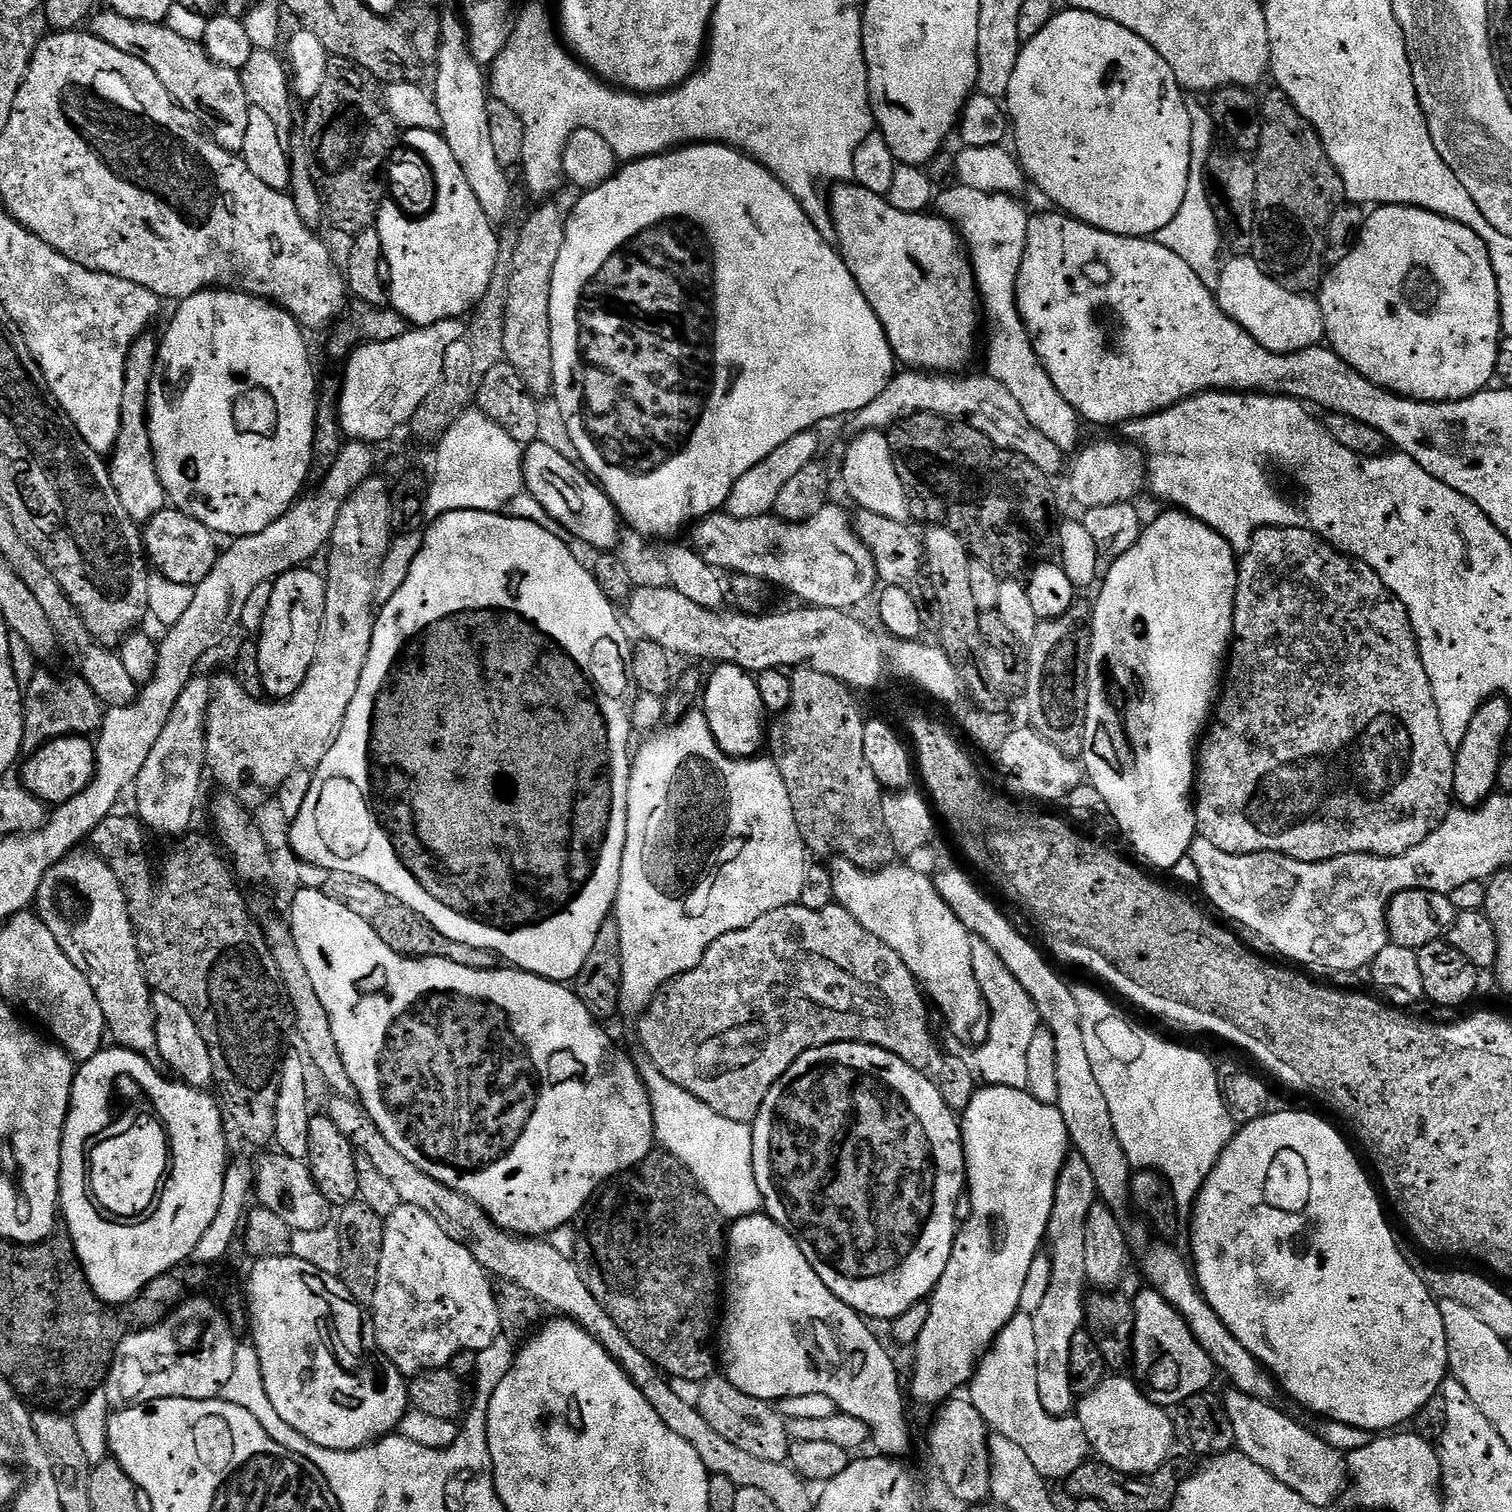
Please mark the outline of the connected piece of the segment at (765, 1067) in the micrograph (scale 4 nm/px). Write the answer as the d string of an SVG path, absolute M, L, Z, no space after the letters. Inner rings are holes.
M835 902L822 910L806 910L799 903L782 906L778 910L770 910L770 914L762 914L762 918L758 918L758 922L754 922L742 930L722 934L722 938L718 938L718 942L714 942L710 946L710 950L706 950L702 962L698 962L698 966L694 966L694 970L674 978L660 989L660 992L650 1001L639 1017L641 1020L636 1032L644 1039L645 1052L643 1053L647 1059L658 1066L658 1070L662 1074L666 1074L666 1078L670 1078L670 1082L674 1082L676 1088L694 1094L694 1098L706 1102L706 1106L710 1106L710 1110L714 1110L714 1114L722 1114L724 1120L751 1125L755 1121L756 1115L762 1110L762 1102L766 1102L766 1094L770 1094L774 1082L778 1082L778 1078L782 1078L782 1074L786 1074L786 1070L790 1070L790 1066L794 1066L794 1062L798 1062L798 1058L802 1058L802 1054L827 1044L853 1042L872 1044L875 1048L881 1048L902 1058L902 1062L906 1062L910 1066L928 1070L932 1064L932 1028L928 1025L928 1008L930 1009L930 1004L925 993L916 983L916 978L910 974L906 962L902 962L897 949L886 946L886 942L874 938L874 934L870 934L870 930L866 930L851 914Z

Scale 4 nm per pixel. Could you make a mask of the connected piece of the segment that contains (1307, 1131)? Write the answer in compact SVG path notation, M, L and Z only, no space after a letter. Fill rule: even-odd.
M1269 1111L1267 1114L1259 1116L1254 1122L1243 1125L1233 1136L1232 1141L1226 1146L1226 1150L1218 1158L1218 1162L1214 1166L1214 1170L1210 1174L1210 1178L1206 1178L1206 1182L1202 1186L1200 1196L1194 1205L1192 1216L1192 1256L1194 1261L1194 1277L1196 1283L1199 1284L1204 1299L1208 1305L1218 1314L1218 1318L1222 1318L1222 1322L1228 1327L1229 1332L1233 1332L1238 1338L1238 1342L1242 1342L1242 1346L1246 1346L1246 1350L1250 1350L1250 1354L1254 1354L1254 1358L1260 1361L1269 1373L1278 1381L1279 1387L1284 1388L1301 1404L1304 1408L1309 1408L1312 1412L1317 1412L1320 1418L1329 1420L1337 1420L1340 1423L1346 1423L1348 1426L1361 1427L1364 1430L1372 1431L1377 1434L1387 1433L1389 1430L1396 1430L1399 1424L1406 1425L1412 1422L1422 1406L1426 1402L1430 1402L1430 1398L1443 1389L1446 1377L1449 1375L1448 1366L1448 1343L1446 1342L1446 1326L1442 1326L1442 1314L1440 1313L1440 1305L1437 1297L1432 1295L1431 1288L1424 1283L1423 1275L1412 1269L1412 1264L1406 1257L1400 1253L1400 1244L1396 1241L1396 1236L1392 1233L1392 1228L1388 1225L1388 1220L1384 1217L1384 1208L1380 1205L1380 1200L1376 1197L1376 1192L1372 1189L1372 1184L1368 1181L1368 1176L1364 1173L1362 1165L1356 1161L1356 1156L1352 1153L1352 1148L1323 1120L1320 1116L1311 1116L1308 1112L1275 1112Z

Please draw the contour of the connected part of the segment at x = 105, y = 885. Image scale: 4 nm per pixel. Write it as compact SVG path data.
M77 850L63 856L57 864L46 870L46 878L42 878L42 886L38 886L38 894L34 901L35 911L40 921L58 938L58 946L86 974L86 982L90 982L90 990L98 998L98 1006L102 1006L102 1014L107 1031L117 1045L129 1048L140 1056L149 1058L157 1055L156 1048L156 1011L152 1005L154 989L148 985L144 976L144 963L140 961L140 951L136 941L136 927L132 925L132 915L128 909L128 899L124 886L118 882L114 870L95 850Z

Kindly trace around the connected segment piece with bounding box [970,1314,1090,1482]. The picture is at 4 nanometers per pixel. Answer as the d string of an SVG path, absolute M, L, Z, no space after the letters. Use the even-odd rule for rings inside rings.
M1017 1314L996 1335L994 1347L980 1357L978 1367L972 1373L971 1388L974 1410L982 1414L989 1429L1022 1446L1030 1462L1034 1462L1034 1470L1038 1470L1045 1480L1067 1481L1068 1476L1089 1459L1090 1449L1082 1422L1072 1414L1052 1416L1042 1410L1042 1402L1038 1398L1038 1345L1032 1317Z

